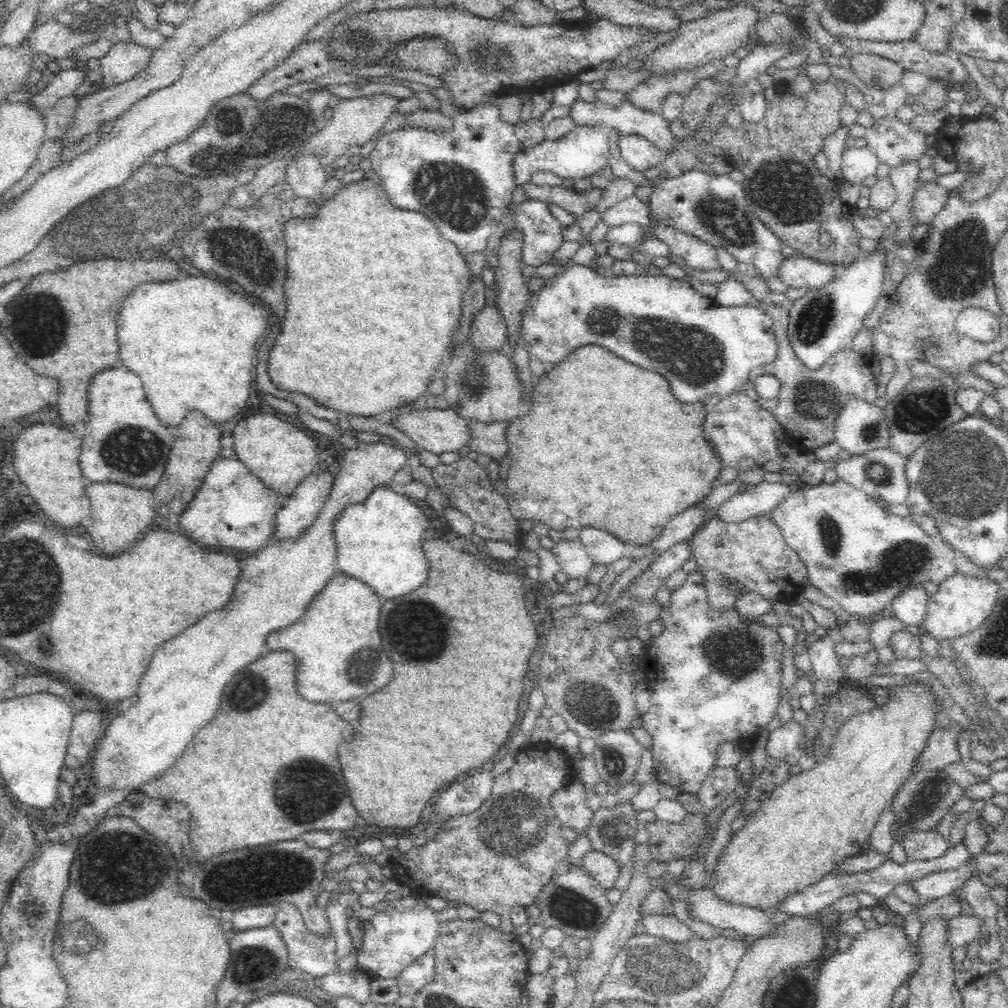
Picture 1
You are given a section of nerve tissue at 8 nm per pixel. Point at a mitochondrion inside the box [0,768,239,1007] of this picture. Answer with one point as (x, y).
(111, 869)

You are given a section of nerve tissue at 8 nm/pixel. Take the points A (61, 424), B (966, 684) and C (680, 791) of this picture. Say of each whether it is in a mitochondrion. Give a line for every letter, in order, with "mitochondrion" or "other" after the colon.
A: other
B: other
C: other

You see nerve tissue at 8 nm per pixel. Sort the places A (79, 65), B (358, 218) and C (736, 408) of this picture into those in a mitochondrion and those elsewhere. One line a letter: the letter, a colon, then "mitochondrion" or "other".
A: other
B: other
C: other

